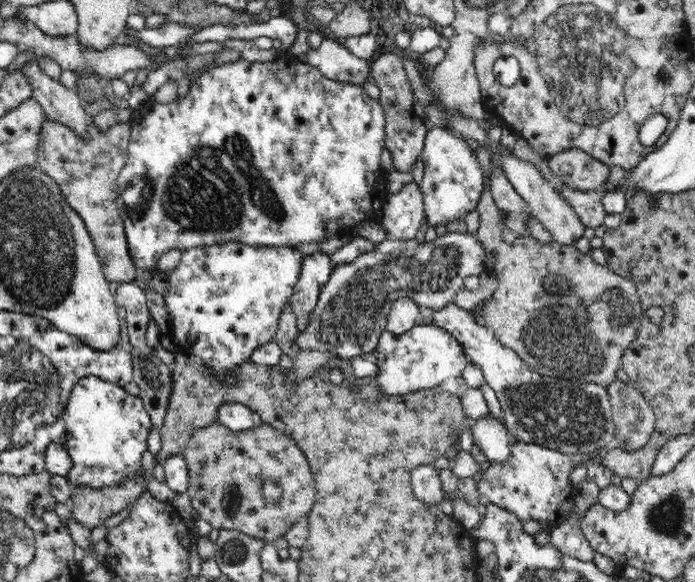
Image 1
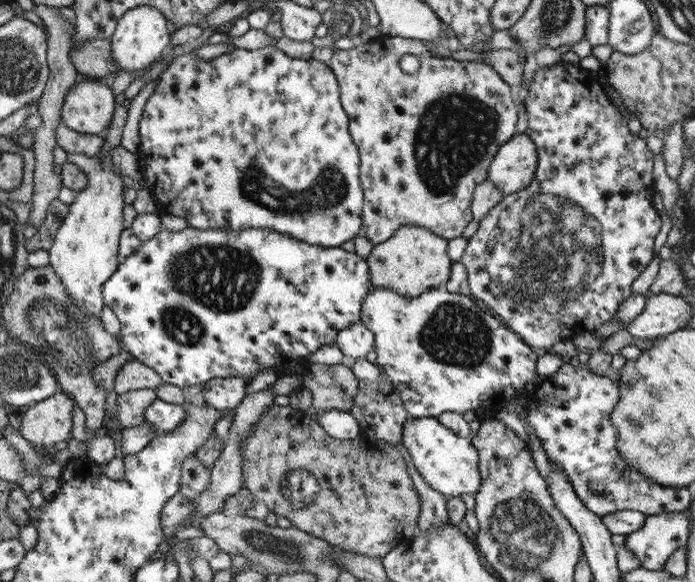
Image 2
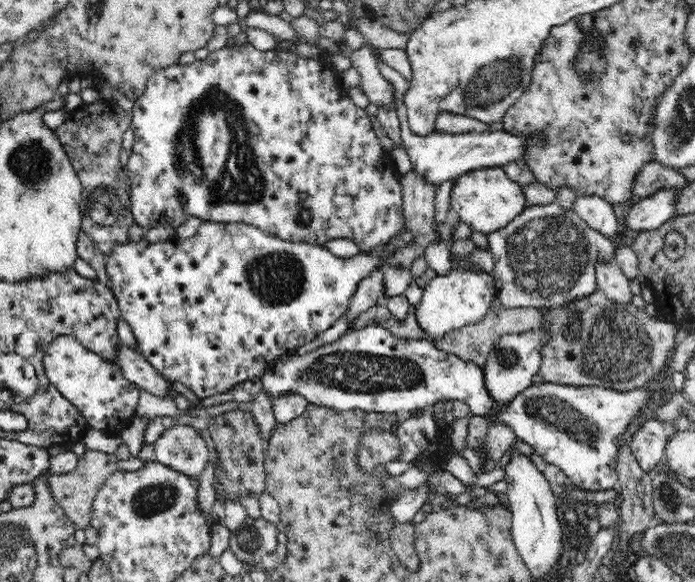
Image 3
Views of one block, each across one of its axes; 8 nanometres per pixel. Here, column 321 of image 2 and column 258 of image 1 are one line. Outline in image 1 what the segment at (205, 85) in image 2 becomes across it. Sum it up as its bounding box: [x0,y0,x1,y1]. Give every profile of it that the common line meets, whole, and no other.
[115,59,387,272]

